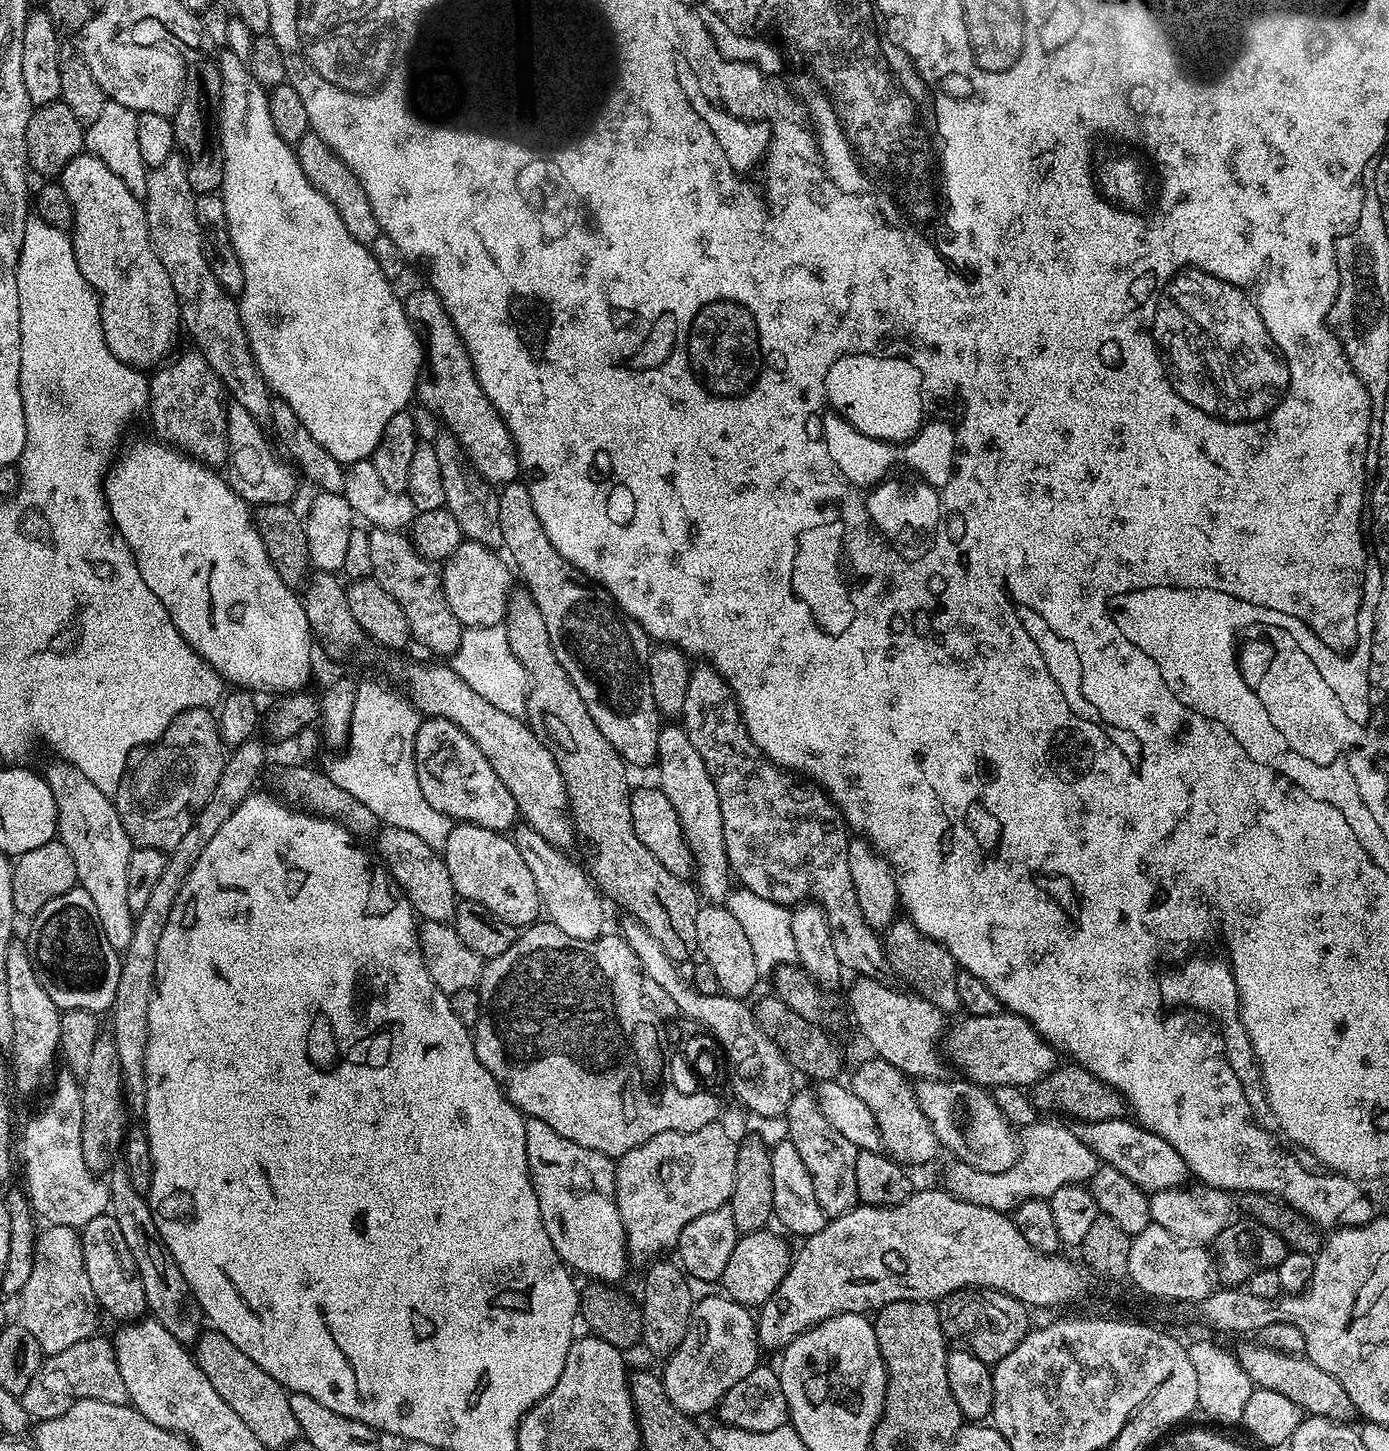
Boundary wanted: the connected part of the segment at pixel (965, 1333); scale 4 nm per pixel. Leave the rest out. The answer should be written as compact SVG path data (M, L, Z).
M990 1288L951 1292L939 1301L938 1307L940 1325L945 1337L949 1341L960 1340L956 1342L959 1342L989 1366L995 1366L999 1360L1006 1358L1006 1354L1010 1354L1010 1350L1014 1350L1014 1346L1018 1346L1018 1342L1022 1342L1022 1338L1028 1335L1030 1331L1030 1323L1028 1324L1029 1305L1024 1304L1021 1300L1014 1299L1012 1296L1007 1296L1004 1292L993 1292Z

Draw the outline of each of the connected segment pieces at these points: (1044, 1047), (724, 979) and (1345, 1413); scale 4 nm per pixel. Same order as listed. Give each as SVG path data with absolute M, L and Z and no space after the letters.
M1001 1010L997 1016L968 1016L965 1021L961 1028L947 1029L942 1041L942 1052L974 1084L988 1090L998 1086L1027 1089L1056 1071L1057 1049L1040 1035L1040 1031L1031 1022L1017 1012Z
M720 902L705 903L698 910L698 942L696 947L703 963L708 964L718 977L718 986L725 996L748 998L762 979L758 962L754 958L754 949L750 947L750 938L742 930L738 918L734 918L731 907Z
M1253 1342L1253 1344L1242 1345L1238 1350L1235 1349L1234 1355L1255 1387L1283 1394L1309 1416L1321 1416L1327 1420L1348 1422L1351 1421L1351 1416L1357 1415L1354 1402L1350 1402L1350 1394L1342 1390L1342 1382L1338 1382L1334 1374L1326 1374L1326 1370L1314 1366L1314 1362L1310 1362L1303 1354L1279 1352L1273 1348L1266 1348L1259 1342Z

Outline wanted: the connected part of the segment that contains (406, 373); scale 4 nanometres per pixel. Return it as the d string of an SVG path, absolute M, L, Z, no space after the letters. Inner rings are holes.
M221 51L220 56L220 149L224 155L224 177L220 183L218 193L224 201L224 213L226 214L226 226L228 227L228 241L232 244L234 254L238 262L242 262L242 278L244 285L238 297L242 326L246 330L246 338L250 342L250 350L254 354L254 362L262 374L262 378L275 399L285 402L298 414L302 426L310 430L314 442L325 450L330 450L334 458L342 465L350 465L359 460L367 460L372 451L378 446L382 438L382 430L386 430L386 422L394 418L394 414L405 411L408 403L414 400L418 392L418 381L422 376L422 365L426 360L426 352L422 347L421 337L411 320L408 319L401 297L396 297L393 281L382 274L378 262L374 262L371 247L354 238L350 230L346 230L346 222L334 210L326 197L306 178L302 172L302 166L296 157L296 149L282 138L278 138L278 130L274 130L274 121L270 119L270 106L268 105L268 92L249 70L246 61L238 58L230 51Z

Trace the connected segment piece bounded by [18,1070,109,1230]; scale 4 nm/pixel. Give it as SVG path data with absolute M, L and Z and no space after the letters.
M64 1070L56 1080L52 1093L44 1100L44 1105L33 1114L24 1128L24 1137L18 1140L18 1156L24 1159L24 1180L28 1183L26 1195L33 1213L41 1221L58 1226L70 1226L81 1230L92 1218L107 1213L108 1185L97 1173L86 1166L82 1158L82 1094L80 1080Z

